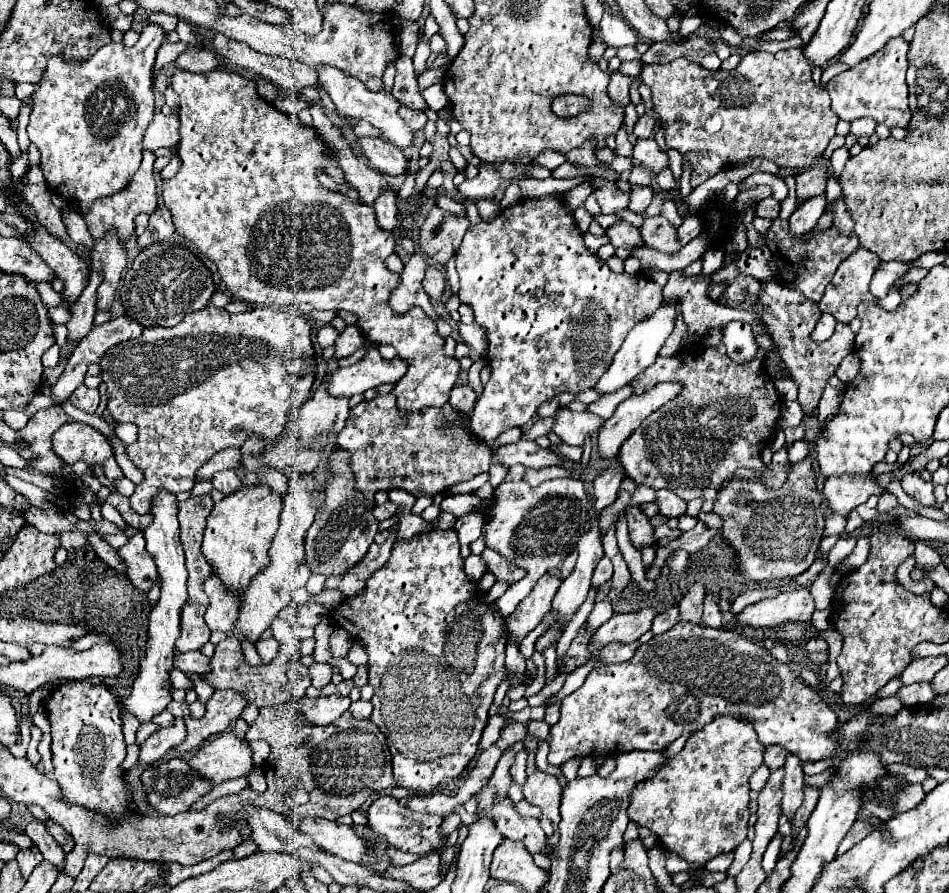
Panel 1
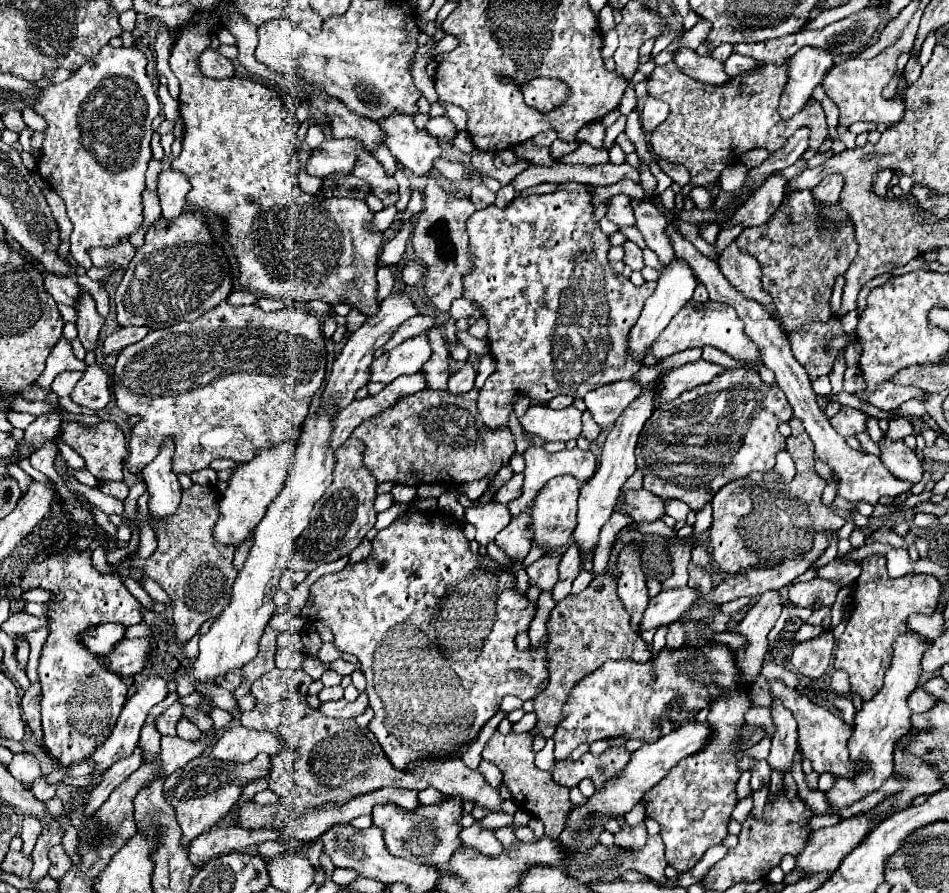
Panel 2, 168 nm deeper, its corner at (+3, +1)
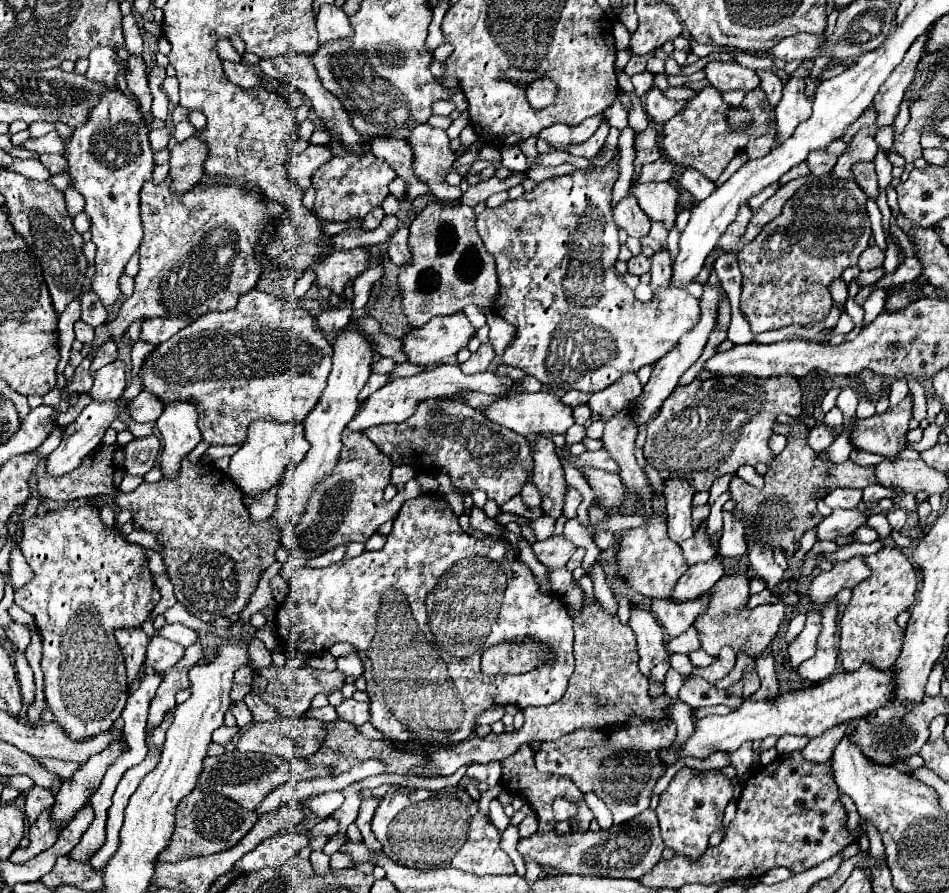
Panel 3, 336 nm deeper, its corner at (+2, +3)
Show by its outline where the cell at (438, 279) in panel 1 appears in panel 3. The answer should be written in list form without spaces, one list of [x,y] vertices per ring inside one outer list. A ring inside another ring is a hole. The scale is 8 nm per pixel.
[[[400,227],[396,229],[390,239],[388,239],[388,255],[392,259],[392,263],[406,265],[410,259],[410,247],[408,247],[408,227]]]

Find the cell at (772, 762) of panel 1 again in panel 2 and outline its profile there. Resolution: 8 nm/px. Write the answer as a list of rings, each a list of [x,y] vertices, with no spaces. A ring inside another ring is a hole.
[[[751,707],[745,715],[747,725],[751,727],[759,727],[763,731],[765,737],[771,737],[775,733],[775,723],[771,719],[771,711],[763,709],[763,707]]]

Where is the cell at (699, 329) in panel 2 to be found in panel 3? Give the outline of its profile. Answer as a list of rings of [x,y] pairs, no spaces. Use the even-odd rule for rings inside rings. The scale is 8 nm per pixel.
[[[618,165],[612,167],[604,167],[600,171],[574,171],[572,175],[562,175],[562,177],[552,177],[546,181],[540,181],[534,191],[524,191],[520,197],[516,197],[514,201],[506,201],[500,207],[486,207],[484,213],[478,217],[476,227],[478,233],[486,245],[486,249],[496,257],[496,269],[498,269],[498,281],[500,281],[500,295],[498,301],[494,305],[494,311],[510,321],[512,325],[516,325],[516,337],[512,343],[508,343],[506,353],[504,353],[504,363],[512,365],[512,367],[520,367],[522,371],[526,371],[528,375],[536,377],[538,381],[542,381],[542,385],[548,391],[584,391],[584,393],[596,393],[606,389],[608,385],[612,385],[616,379],[622,377],[622,373],[626,371],[638,371],[644,365],[656,363],[658,359],[662,359],[676,343],[678,339],[690,331],[696,323],[698,323],[698,315],[700,315],[700,301],[696,297],[692,297],[686,289],[662,289],[658,293],[658,297],[654,297],[650,303],[642,303],[634,297],[634,291],[624,283],[624,277],[616,271],[614,263],[618,259],[618,251],[620,251],[620,243],[618,243],[618,225],[614,225],[612,219],[612,187],[618,179],[620,171]]]

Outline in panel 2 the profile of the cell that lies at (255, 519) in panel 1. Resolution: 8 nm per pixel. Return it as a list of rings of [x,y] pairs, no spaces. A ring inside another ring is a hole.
[[[285,441],[273,449],[261,449],[255,459],[251,459],[249,463],[241,463],[233,471],[229,487],[219,501],[219,519],[213,527],[213,539],[217,539],[221,545],[239,547],[245,539],[253,535],[253,529],[263,519],[269,503],[279,495],[281,487],[285,485],[285,475],[293,463],[293,451],[295,443]]]

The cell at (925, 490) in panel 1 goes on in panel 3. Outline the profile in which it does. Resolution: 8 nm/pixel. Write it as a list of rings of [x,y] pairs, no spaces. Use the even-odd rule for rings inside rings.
[[[908,393],[896,407],[868,419],[854,419],[850,441],[856,449],[894,457],[904,449],[908,421],[912,417],[912,395]]]

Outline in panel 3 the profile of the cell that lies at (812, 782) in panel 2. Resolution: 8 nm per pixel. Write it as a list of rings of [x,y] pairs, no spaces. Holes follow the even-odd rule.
[[[848,721],[846,725],[836,725],[834,729],[828,729],[826,733],[822,733],[820,737],[816,737],[814,741],[810,741],[804,749],[802,749],[802,755],[808,759],[808,761],[814,761],[814,763],[824,763],[824,761],[830,761],[832,753],[834,753],[834,745],[838,745],[838,739],[842,739],[846,733],[848,733],[848,727],[852,725],[852,721]]]

